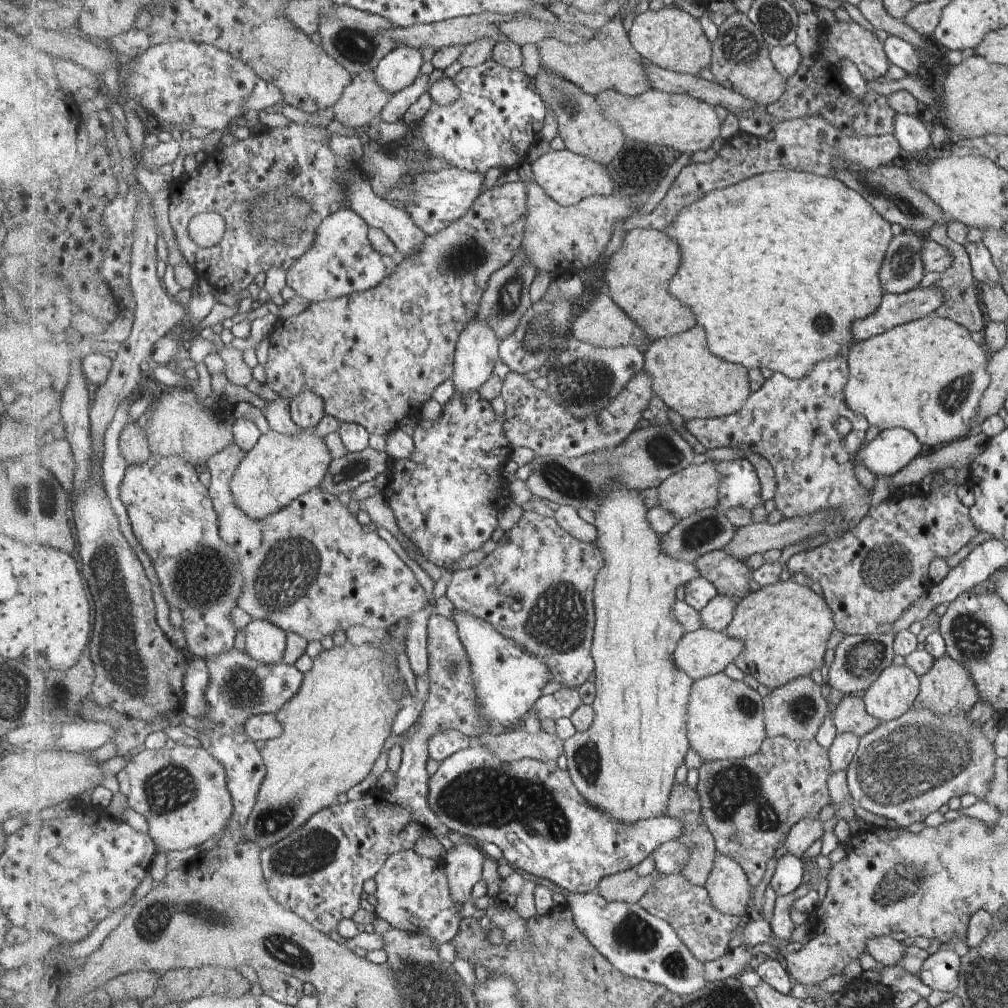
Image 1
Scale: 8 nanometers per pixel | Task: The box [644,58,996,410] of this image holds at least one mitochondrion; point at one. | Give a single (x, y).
(905, 206)

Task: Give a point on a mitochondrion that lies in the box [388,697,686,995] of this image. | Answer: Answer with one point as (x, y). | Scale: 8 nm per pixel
(484, 796)

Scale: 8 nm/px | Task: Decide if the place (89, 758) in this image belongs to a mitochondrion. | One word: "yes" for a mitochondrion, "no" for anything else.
no

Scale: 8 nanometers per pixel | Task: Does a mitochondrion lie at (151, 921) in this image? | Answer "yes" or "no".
yes

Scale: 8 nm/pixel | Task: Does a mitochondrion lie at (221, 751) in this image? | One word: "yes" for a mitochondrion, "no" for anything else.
no

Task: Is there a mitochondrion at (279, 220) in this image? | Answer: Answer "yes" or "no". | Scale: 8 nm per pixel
yes

